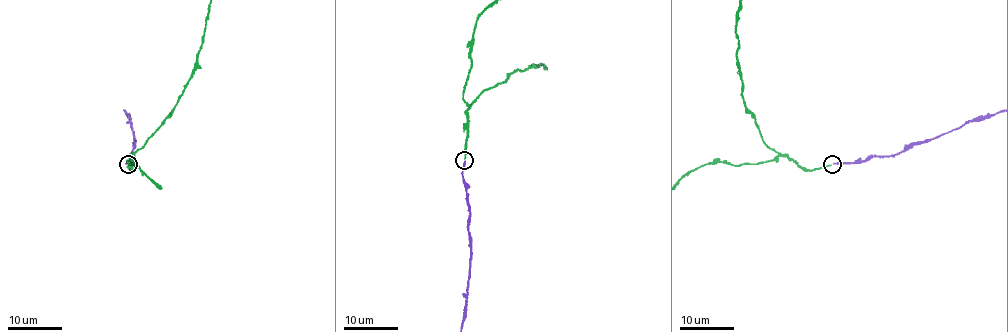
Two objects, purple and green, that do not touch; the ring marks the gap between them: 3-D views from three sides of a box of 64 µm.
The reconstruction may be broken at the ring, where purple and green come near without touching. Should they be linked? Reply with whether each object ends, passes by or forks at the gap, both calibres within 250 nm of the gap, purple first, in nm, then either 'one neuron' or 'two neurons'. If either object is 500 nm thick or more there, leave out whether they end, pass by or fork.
purple ends; green ends; calibres 240 and 160 nm; one neuron

